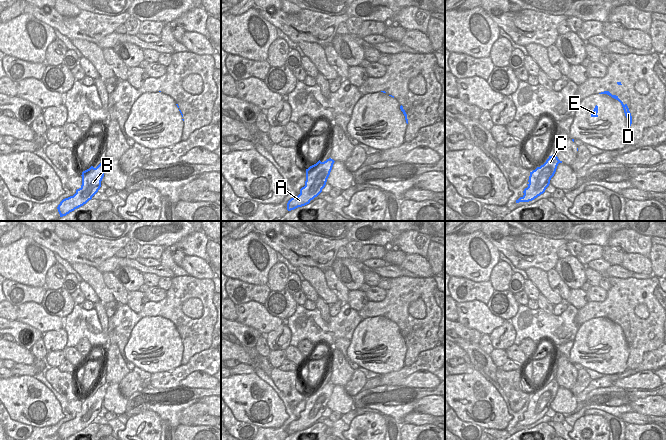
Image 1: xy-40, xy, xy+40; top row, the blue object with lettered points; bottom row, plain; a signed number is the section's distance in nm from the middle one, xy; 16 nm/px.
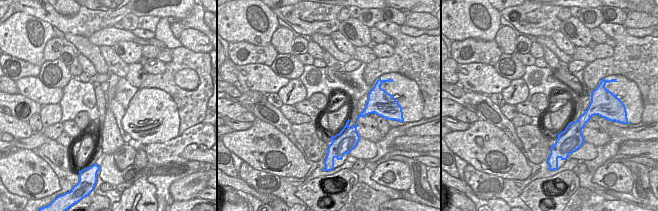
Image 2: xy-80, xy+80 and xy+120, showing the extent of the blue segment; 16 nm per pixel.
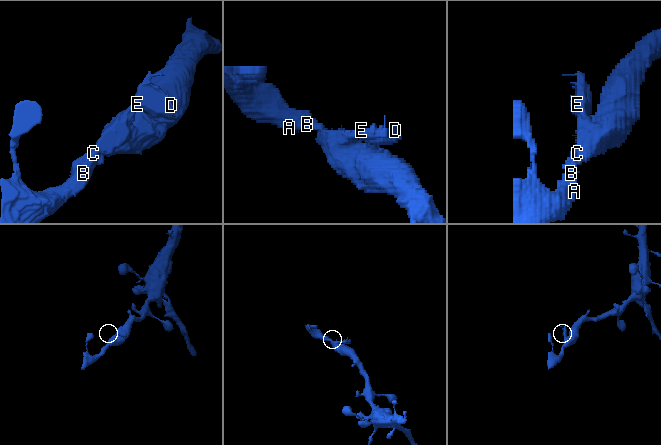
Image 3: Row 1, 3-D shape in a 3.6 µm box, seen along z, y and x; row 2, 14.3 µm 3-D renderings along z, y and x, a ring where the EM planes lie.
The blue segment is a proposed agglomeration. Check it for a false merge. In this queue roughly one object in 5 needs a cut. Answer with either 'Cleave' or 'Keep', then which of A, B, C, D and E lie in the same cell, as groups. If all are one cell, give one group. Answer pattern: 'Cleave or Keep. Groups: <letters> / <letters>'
Keep. Groups: A B C D E

